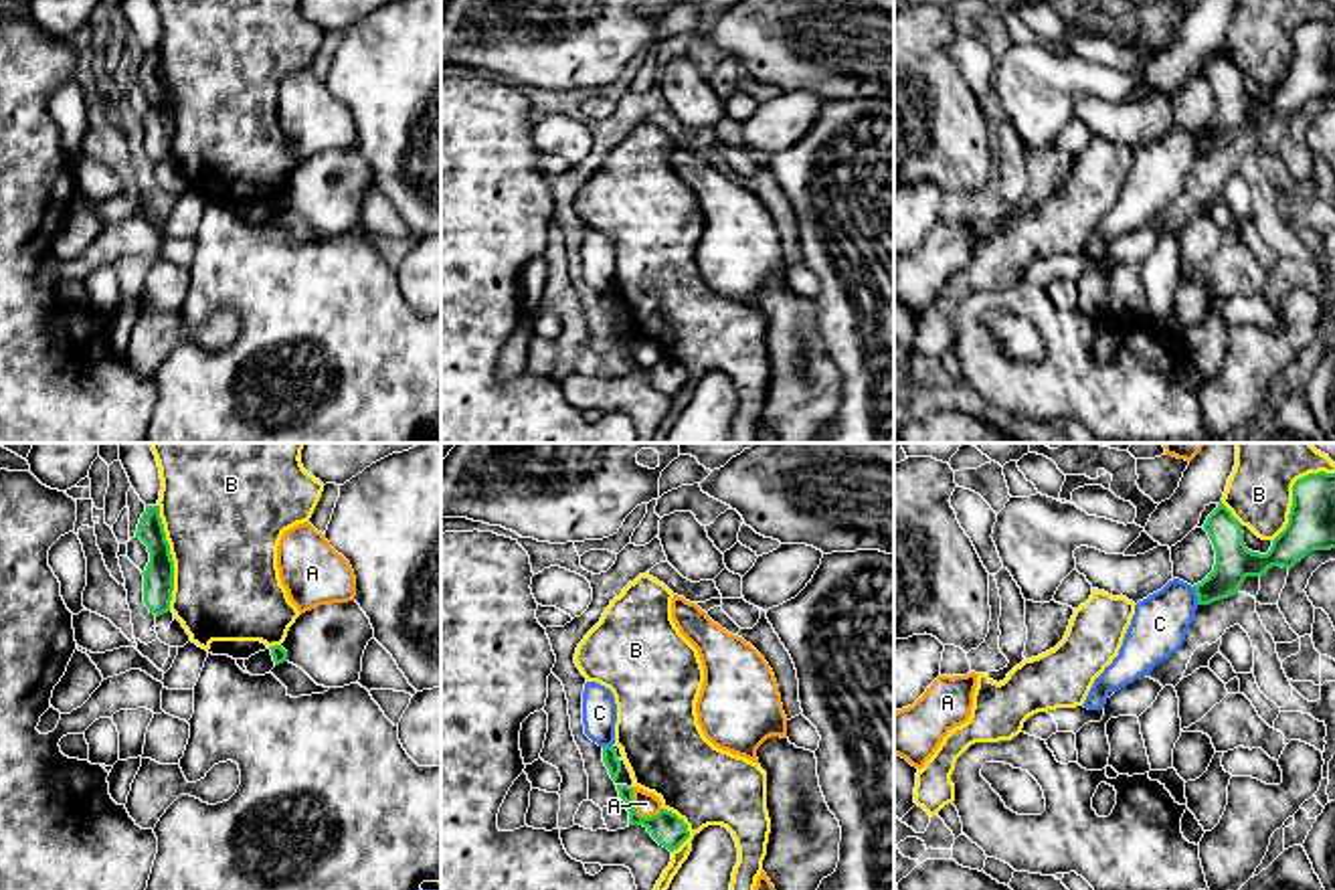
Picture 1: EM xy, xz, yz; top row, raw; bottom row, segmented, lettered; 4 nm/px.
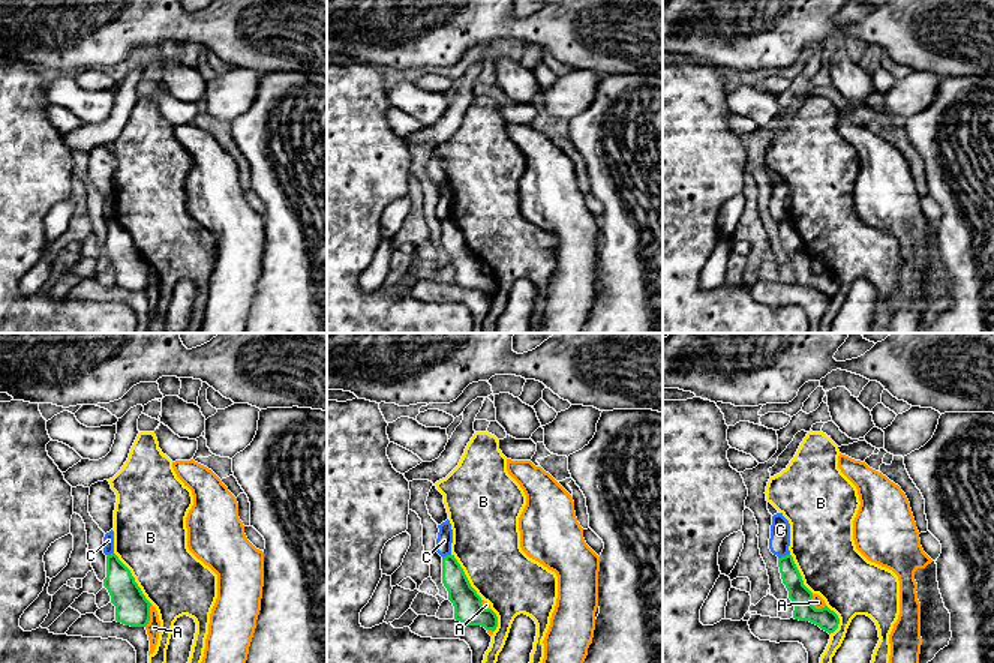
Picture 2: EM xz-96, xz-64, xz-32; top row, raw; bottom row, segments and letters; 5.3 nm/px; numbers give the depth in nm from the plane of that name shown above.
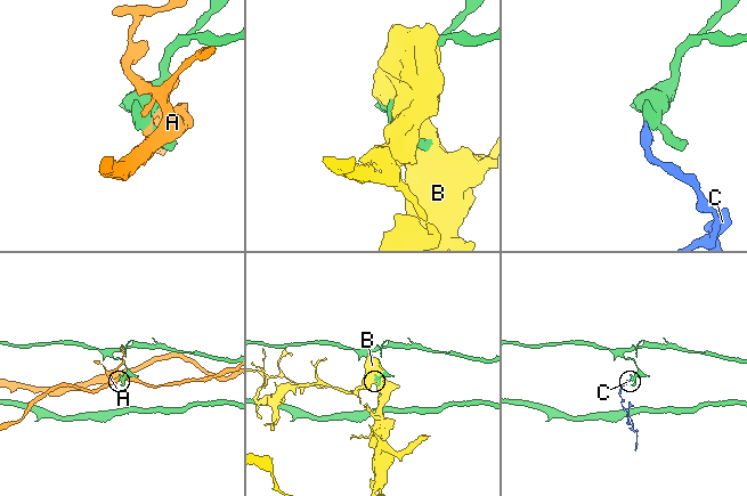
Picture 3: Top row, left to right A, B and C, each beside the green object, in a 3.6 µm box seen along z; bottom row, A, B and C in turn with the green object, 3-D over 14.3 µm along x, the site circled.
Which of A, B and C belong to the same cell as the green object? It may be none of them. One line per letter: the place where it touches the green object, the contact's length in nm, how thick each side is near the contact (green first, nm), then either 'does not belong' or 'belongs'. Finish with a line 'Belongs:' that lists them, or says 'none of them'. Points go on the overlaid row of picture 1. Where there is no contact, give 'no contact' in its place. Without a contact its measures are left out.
A: meets green in xz at (636, 812); contact 160 nm long; 140 nm thick on the green side, 90 nm on the other; does not belong
B: meets green in xy at (170, 557); contact 420 nm long; 130 nm thick on the green side, 460 nm on the other; does not belong
C: meets green in yz at (1196, 593); contact 80 nm long; 150 nm thick on the green side, 220 nm on the other; does not belong
Belongs: none of them

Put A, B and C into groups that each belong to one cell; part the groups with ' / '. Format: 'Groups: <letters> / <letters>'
Groups: A / B / C

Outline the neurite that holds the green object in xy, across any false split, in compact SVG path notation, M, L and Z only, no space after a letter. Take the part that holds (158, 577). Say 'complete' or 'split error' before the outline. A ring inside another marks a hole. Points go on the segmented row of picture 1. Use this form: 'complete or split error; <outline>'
complete; M146 506L140 518L136 538L140 538L150 552L150 562L144 574L144 603L156 617L170 611L174 591L174 560L166 540L160 506Z

